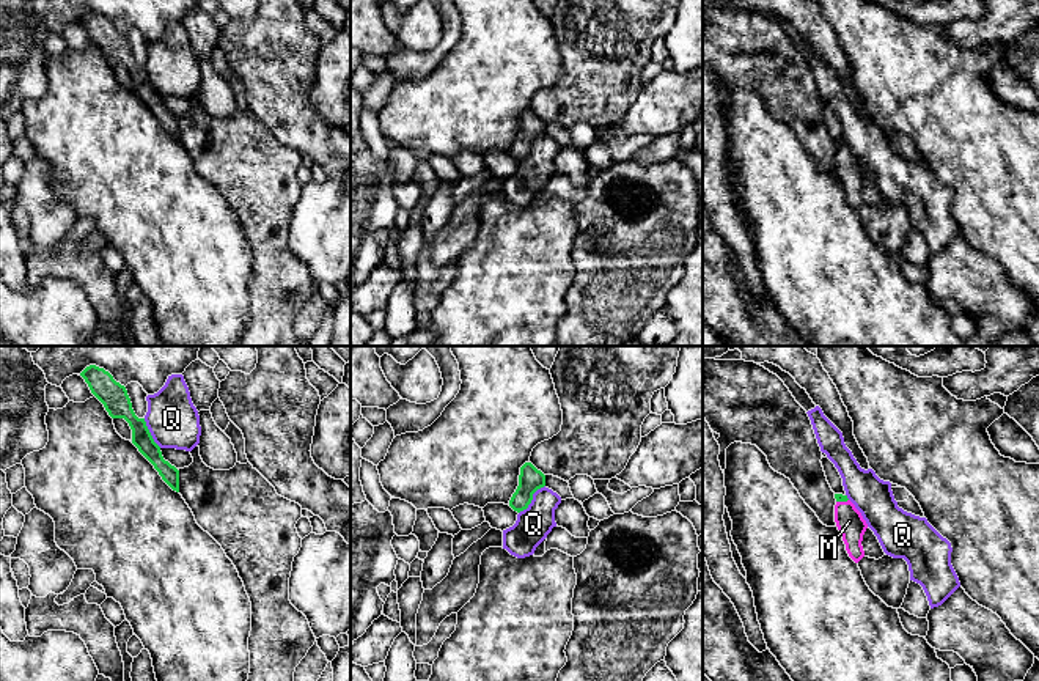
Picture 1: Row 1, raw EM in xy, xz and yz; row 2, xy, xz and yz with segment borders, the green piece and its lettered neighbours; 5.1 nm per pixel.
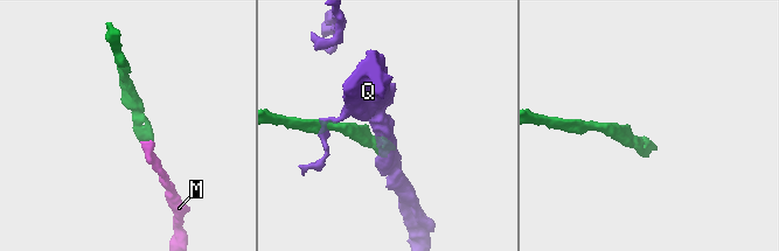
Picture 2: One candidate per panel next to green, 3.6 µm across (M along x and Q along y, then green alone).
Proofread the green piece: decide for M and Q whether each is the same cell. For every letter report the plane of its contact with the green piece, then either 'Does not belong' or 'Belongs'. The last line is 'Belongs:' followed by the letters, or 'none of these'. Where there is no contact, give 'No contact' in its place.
M: Touches green in yz. Belongs
Q: Touches green in xz. Does not belong
Belongs: M

